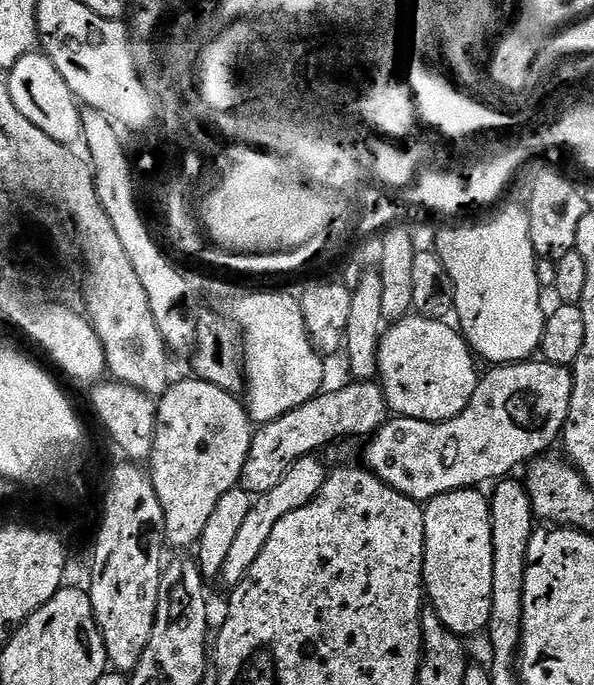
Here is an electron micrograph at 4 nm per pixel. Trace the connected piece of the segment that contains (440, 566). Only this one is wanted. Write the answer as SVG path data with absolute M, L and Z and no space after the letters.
M476 488L443 492L423 505L424 510L424 591L431 611L442 618L448 631L461 638L483 633L490 622L494 594L494 546L492 545L492 505Z

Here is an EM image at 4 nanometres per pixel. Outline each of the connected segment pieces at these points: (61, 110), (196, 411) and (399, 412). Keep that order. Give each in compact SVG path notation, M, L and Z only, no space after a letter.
M40 50L26 53L7 73L6 79L10 98L14 98L14 104L18 106L18 110L22 110L26 114L26 118L30 118L30 122L34 122L34 126L38 126L38 130L50 134L50 138L54 138L54 142L62 142L69 146L81 143L84 134L82 130L82 105L70 90L70 86L66 86L66 78L62 78L62 74L58 74L54 62L50 62L47 54Z
M199 378L191 379L177 379L159 397L156 433L150 457L150 475L158 494L158 502L162 502L167 543L171 547L173 544L176 548L188 549L199 541L202 530L206 530L206 521L210 519L214 506L218 506L218 498L239 485L242 466L246 466L246 454L250 454L254 431L247 407L241 401L239 404L236 401L239 399L233 393Z
M409 314L402 319L389 323L378 346L378 383L386 394L389 409L396 416L405 416L426 422L438 422L454 418L466 410L470 398L474 398L476 383L481 373L476 372L477 357L467 340L451 323L443 320L431 320L425 316Z

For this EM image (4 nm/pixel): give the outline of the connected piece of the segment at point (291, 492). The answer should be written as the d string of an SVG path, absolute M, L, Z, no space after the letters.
M319 455L304 456L298 462L290 466L288 473L274 486L274 490L266 490L266 494L255 497L250 506L250 514L246 514L246 519L242 522L242 527L238 529L238 534L228 553L225 564L219 574L221 581L225 580L228 586L235 586L250 574L250 566L254 566L254 561L258 559L258 554L262 554L267 540L270 539L270 533L286 514L294 510L304 508L313 500L314 497L322 490L326 479L326 467L320 461Z

